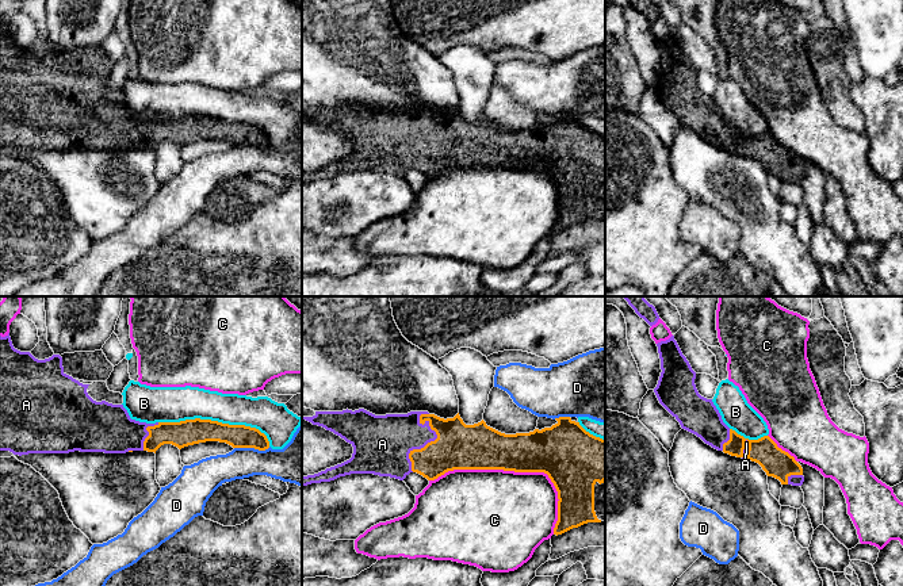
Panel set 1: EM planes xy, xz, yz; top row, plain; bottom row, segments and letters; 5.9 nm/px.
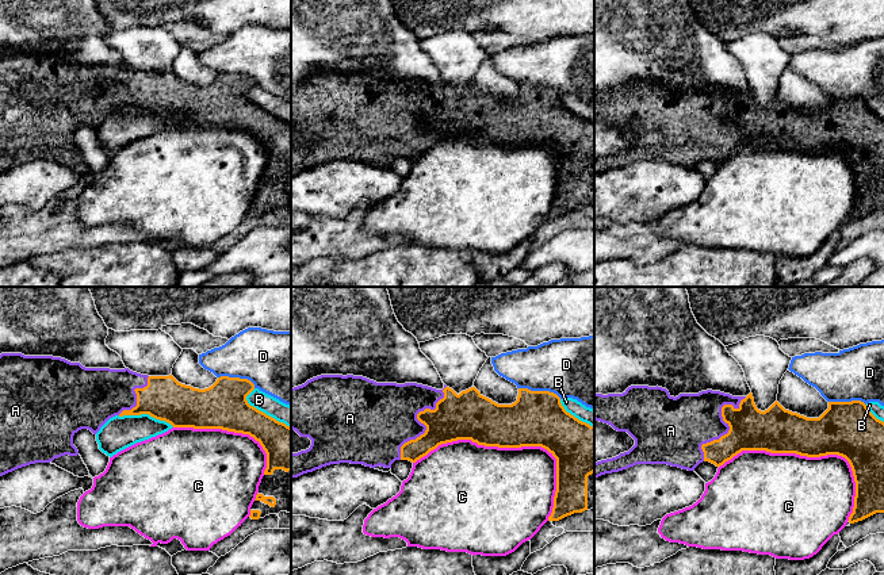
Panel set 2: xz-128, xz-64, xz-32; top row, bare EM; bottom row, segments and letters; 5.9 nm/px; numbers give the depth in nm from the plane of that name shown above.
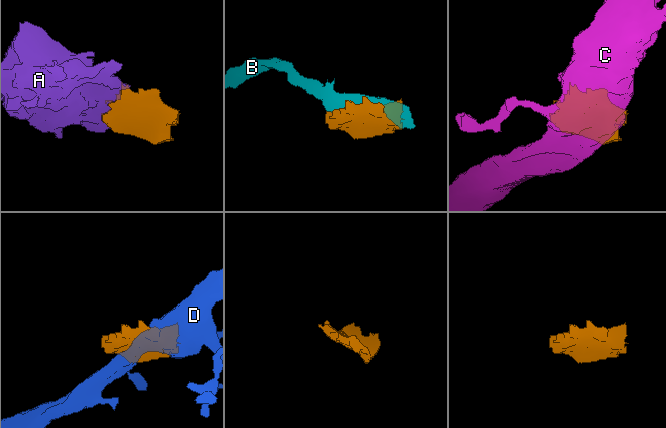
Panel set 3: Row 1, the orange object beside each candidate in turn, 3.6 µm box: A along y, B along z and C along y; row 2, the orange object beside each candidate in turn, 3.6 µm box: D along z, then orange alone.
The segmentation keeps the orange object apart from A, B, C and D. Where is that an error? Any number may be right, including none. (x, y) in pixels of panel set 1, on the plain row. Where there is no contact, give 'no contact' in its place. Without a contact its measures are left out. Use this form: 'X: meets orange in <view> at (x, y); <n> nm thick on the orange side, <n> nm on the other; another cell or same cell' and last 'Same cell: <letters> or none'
A: meets orange in xz at (432, 138); 280 nm thick on the orange side, 280 nm on the other; same cell
B: meets orange in xy at (217, 118); 150 nm thick on the orange side, 200 nm on the other; another cell
C: meets orange in xz at (517, 168); 280 nm thick on the orange side, 480 nm on the other; another cell
D: meets orange in xy at (252, 144); 140 nm thick on the orange side, 200 nm on the other; another cell
Same cell: A

